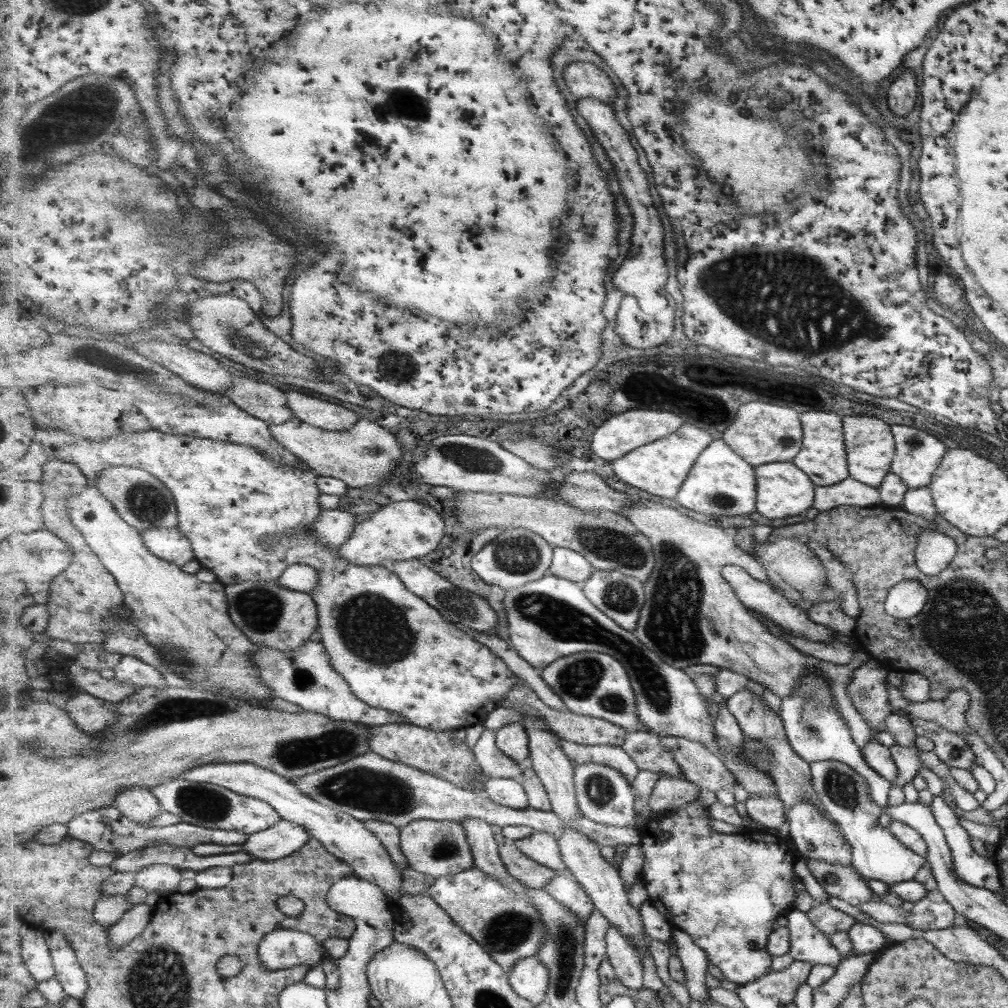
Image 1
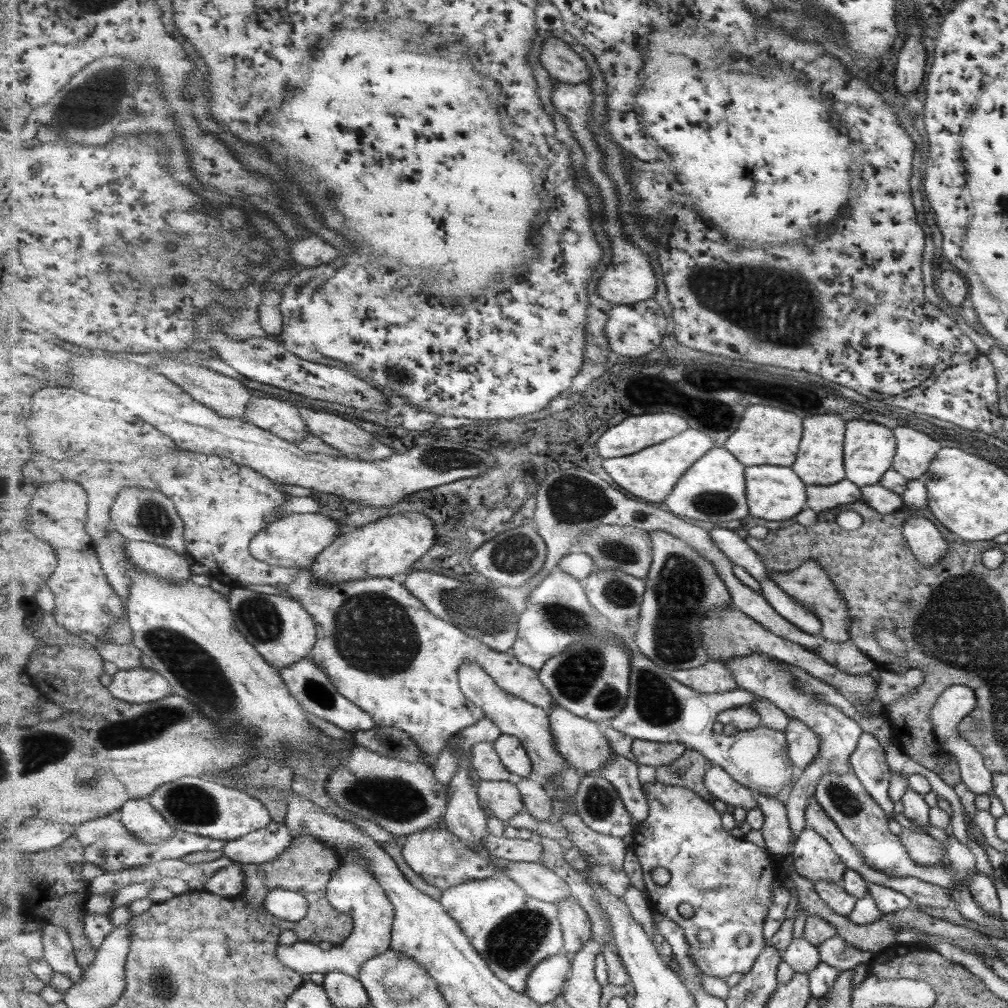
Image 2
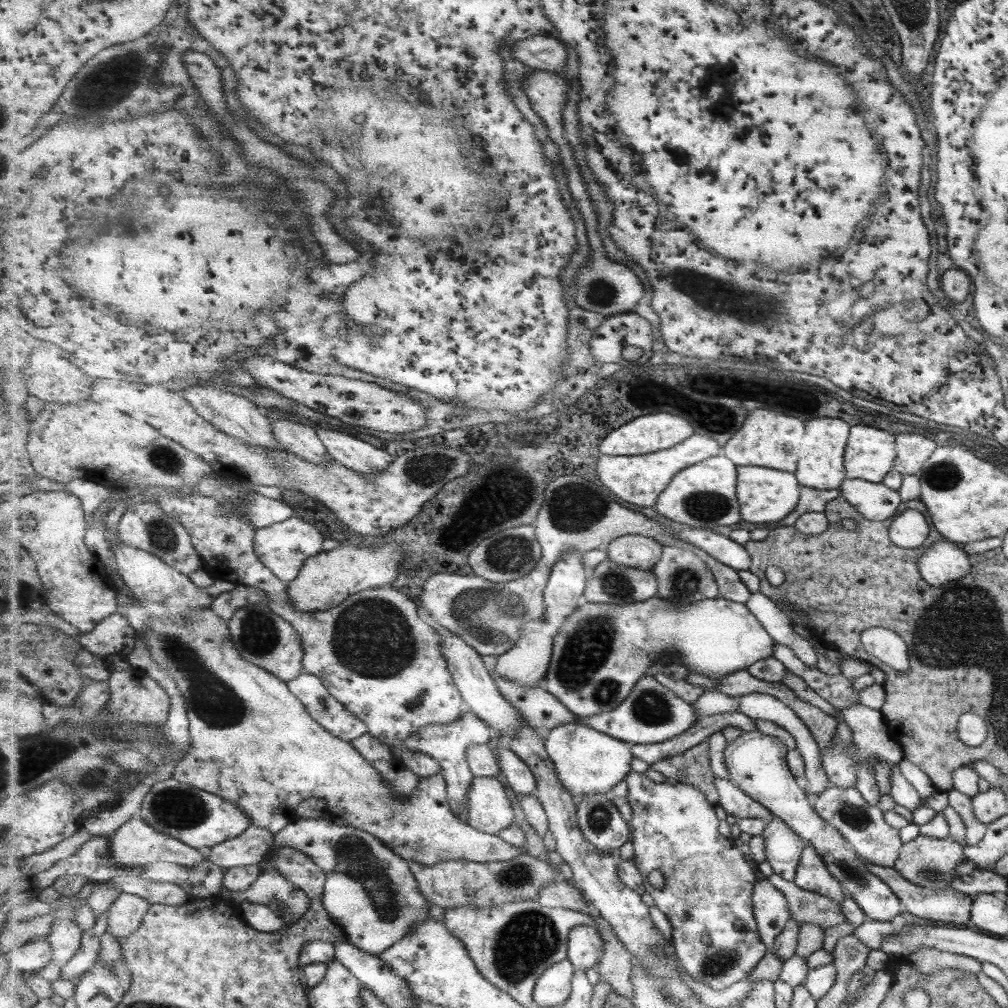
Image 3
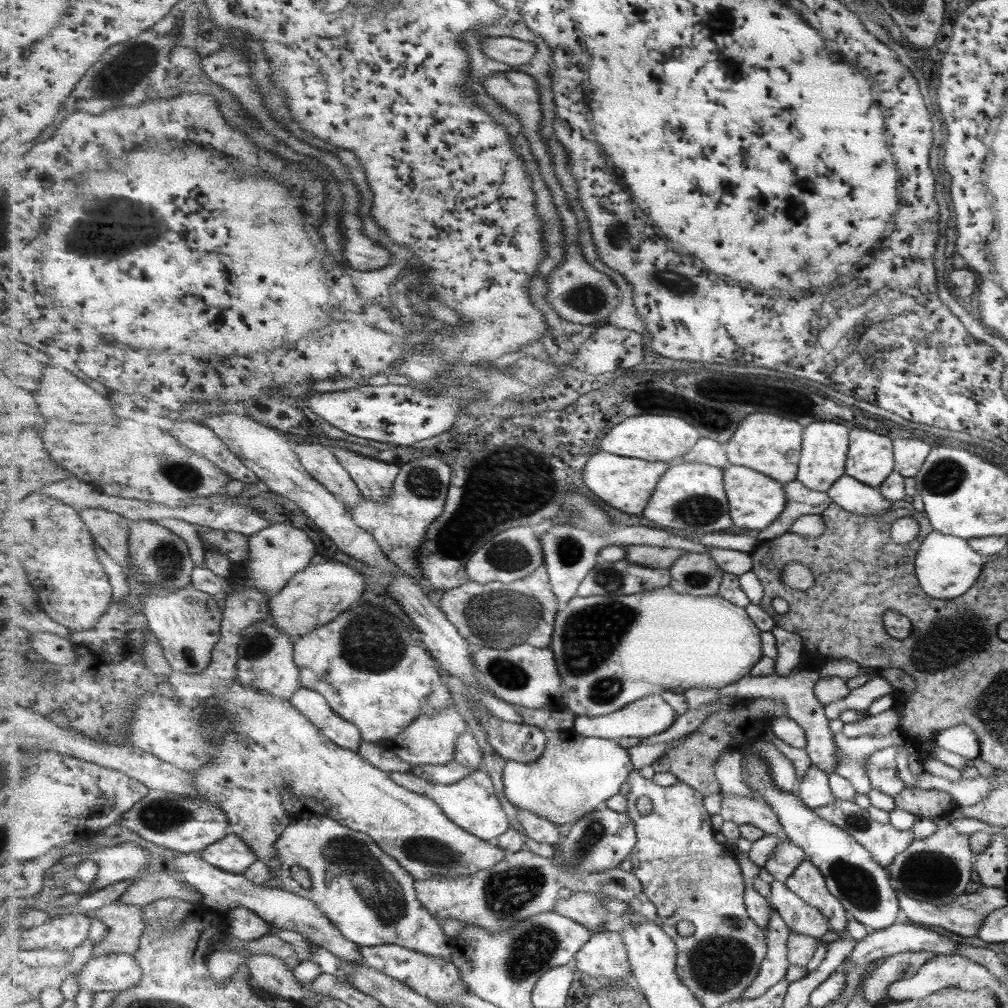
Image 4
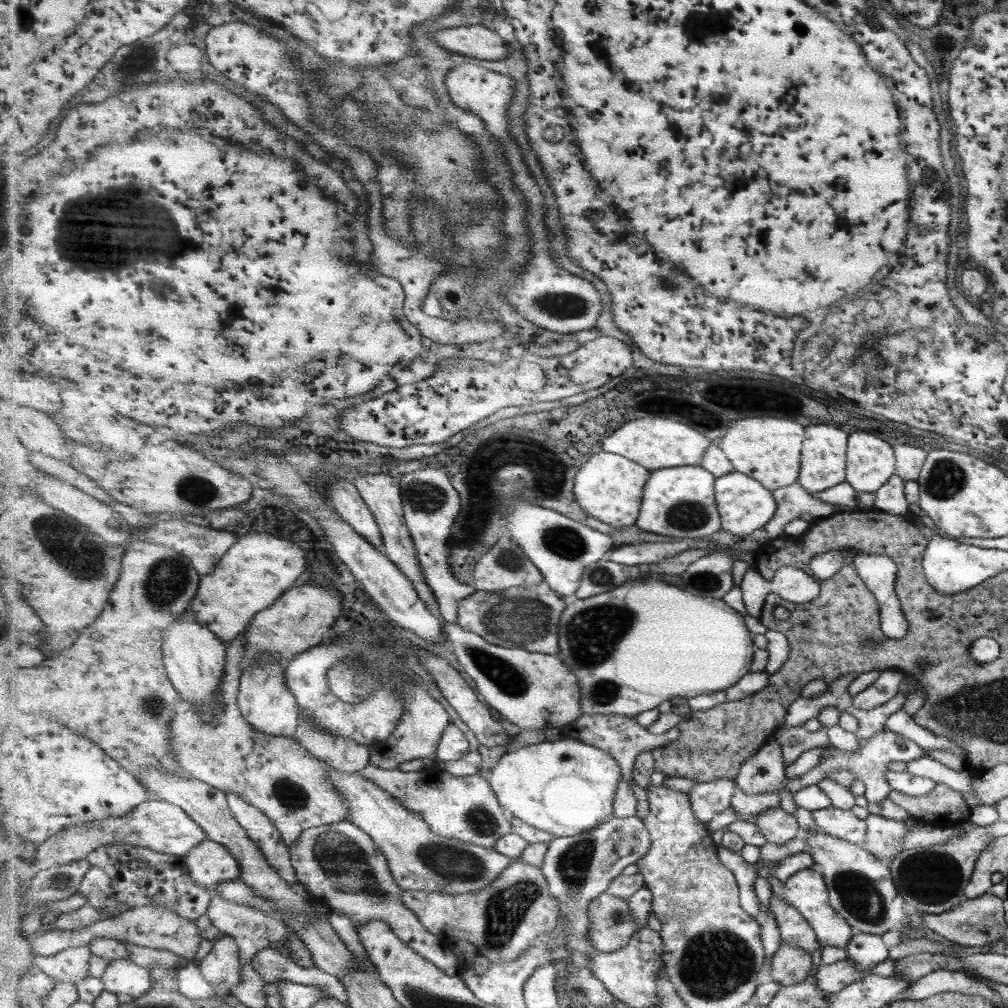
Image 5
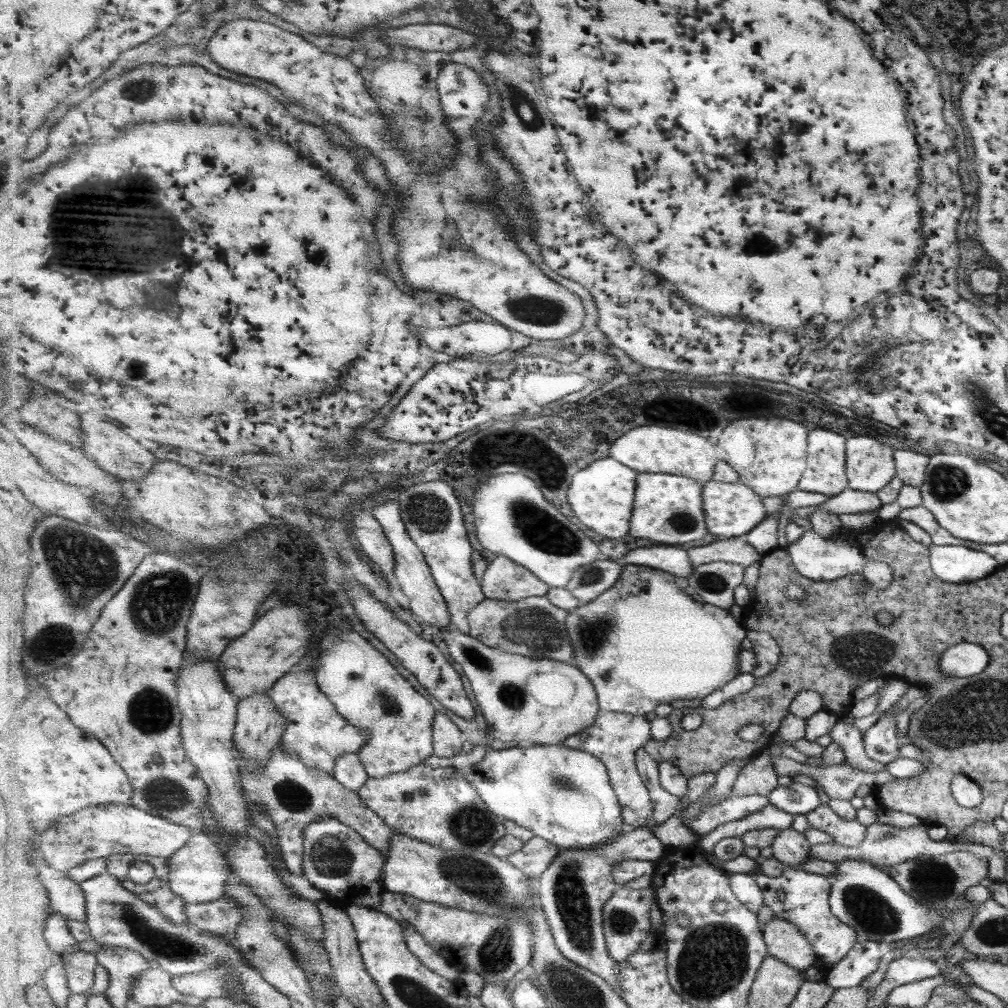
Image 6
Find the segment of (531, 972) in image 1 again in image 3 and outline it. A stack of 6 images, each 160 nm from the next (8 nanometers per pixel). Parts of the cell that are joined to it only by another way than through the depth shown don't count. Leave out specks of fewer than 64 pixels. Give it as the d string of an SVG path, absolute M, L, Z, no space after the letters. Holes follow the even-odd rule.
M567 958L548 968L537 981L534 1002L539 1007L560 1007L572 993L576 969Z

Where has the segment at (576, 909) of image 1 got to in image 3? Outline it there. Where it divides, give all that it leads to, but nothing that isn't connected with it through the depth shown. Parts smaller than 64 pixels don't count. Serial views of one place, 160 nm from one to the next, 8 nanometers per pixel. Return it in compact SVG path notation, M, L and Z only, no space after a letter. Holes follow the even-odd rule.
M579 924L570 932L568 959L574 964L576 971L587 972L600 963L604 953L603 947L605 942L597 928Z

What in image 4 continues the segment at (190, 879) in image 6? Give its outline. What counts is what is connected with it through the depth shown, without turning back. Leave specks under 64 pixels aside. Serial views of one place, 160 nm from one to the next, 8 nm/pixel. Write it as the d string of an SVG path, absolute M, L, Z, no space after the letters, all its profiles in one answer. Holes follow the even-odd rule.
M235 834L228 835L218 843L210 844L200 851L201 857L209 864L229 872L243 875L259 860L251 846Z

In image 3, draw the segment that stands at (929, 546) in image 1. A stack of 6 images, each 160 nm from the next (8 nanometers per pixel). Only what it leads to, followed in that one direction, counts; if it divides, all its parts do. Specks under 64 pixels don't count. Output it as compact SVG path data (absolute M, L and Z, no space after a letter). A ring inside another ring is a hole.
M917 509L897 512L888 526L889 540L898 547L921 547L929 532L929 521Z

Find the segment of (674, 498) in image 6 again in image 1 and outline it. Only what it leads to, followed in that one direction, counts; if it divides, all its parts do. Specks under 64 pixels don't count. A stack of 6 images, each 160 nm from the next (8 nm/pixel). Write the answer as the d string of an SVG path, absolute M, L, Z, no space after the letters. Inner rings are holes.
M715 440L699 456L675 500L689 510L713 517L754 513L758 504L758 470L731 450L731 445Z

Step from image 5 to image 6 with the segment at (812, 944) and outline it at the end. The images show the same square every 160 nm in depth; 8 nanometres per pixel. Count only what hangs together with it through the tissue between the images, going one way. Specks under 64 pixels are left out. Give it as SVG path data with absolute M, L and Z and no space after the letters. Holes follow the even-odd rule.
M772 918L766 922L763 935L771 956L801 971L814 964L814 949L810 947L811 942L799 933L797 924L782 918Z

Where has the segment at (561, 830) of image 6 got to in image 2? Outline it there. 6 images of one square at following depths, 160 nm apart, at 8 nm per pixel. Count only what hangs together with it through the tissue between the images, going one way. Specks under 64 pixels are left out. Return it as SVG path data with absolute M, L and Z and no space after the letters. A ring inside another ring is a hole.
M553 704L553 710L549 713L549 724L557 751L565 758L565 763L574 768L579 777L585 774L589 776L599 774L599 770L616 754L611 741L605 736L598 723L577 716L574 712L563 708L561 704ZM502 734L495 742L494 749L499 753L503 764L509 772L527 778L533 776L533 764L530 753L523 748L522 740L518 736Z

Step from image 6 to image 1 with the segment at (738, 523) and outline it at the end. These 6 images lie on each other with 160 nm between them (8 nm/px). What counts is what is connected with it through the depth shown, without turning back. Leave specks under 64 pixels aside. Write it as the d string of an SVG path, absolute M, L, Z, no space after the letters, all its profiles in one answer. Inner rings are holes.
M791 462L762 464L758 470L758 504L756 512L771 520L799 516L813 504L815 486L810 478Z

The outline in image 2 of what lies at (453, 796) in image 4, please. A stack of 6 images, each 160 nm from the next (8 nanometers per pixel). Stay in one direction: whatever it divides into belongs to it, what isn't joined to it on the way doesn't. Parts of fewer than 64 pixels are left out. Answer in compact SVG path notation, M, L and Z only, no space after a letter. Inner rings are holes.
M480 780L477 784L478 797L484 810L502 821L507 826L507 821L514 819L519 813L527 813L527 806L523 803L523 796L519 791L519 787L507 780Z

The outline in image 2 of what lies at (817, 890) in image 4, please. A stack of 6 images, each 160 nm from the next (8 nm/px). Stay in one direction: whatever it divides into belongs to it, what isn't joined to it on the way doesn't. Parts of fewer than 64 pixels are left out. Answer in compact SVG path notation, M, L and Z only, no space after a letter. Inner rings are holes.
M809 827L803 829L795 843L792 856L796 872L811 883L827 881L837 885L843 884L842 876L847 870L846 866L831 849L826 838L819 836L815 830Z

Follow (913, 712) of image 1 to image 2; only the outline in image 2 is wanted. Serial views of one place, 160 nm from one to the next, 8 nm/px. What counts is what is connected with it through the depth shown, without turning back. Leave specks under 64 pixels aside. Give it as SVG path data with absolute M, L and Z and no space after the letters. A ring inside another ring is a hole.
M952 684L941 691L941 694L935 699L933 706L930 708L930 723L932 730L940 747L955 760L958 766L960 782L973 795L985 795L991 791L992 780L991 771L983 764L982 756L969 743L966 738L962 738L958 732L959 726L965 720L965 716L975 706L974 694L971 688L962 684Z

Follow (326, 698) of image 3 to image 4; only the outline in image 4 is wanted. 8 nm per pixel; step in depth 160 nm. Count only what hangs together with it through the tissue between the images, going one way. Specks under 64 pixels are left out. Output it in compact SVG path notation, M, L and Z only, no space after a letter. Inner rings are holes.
M302 686L290 701L335 744L359 752L363 740L359 727L335 712L321 692Z

